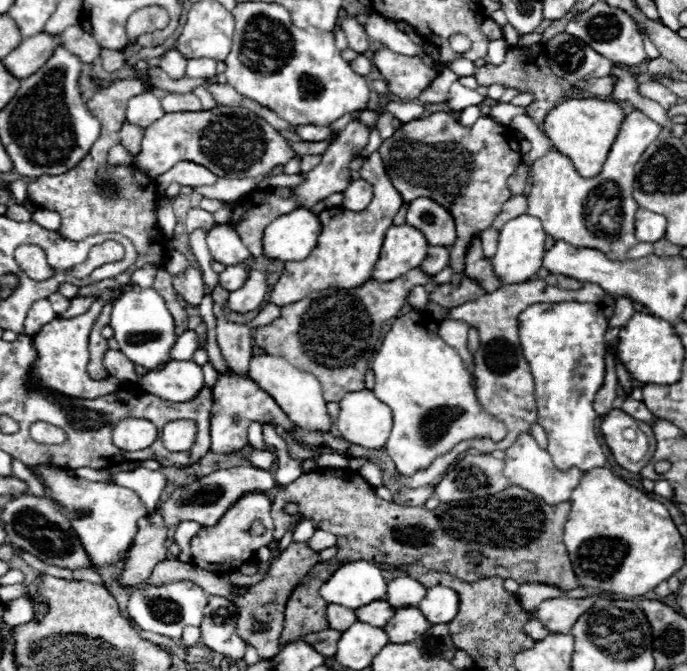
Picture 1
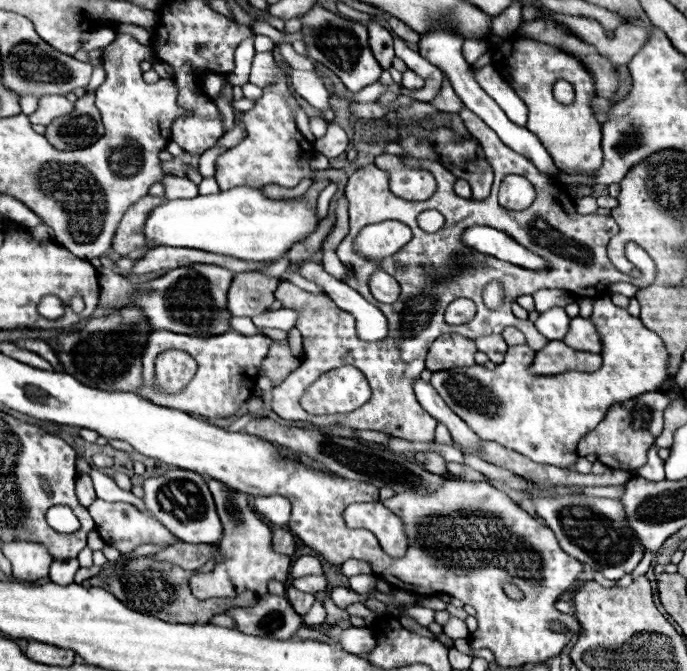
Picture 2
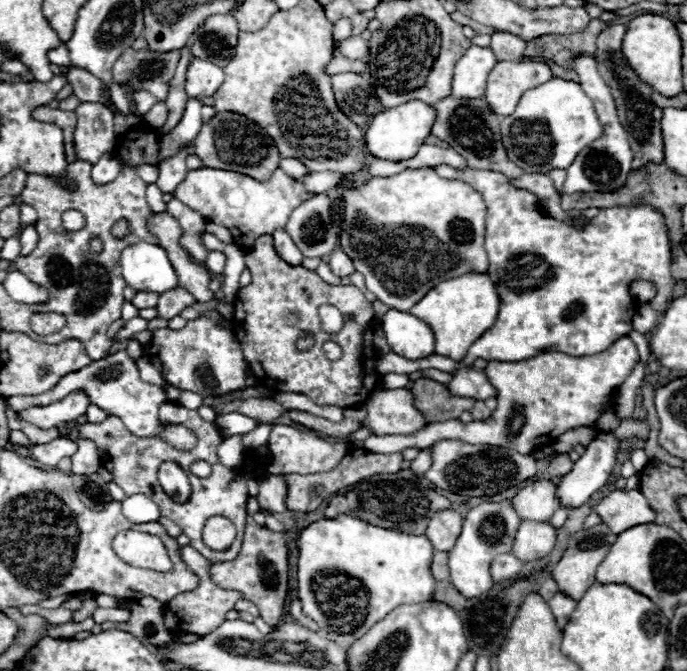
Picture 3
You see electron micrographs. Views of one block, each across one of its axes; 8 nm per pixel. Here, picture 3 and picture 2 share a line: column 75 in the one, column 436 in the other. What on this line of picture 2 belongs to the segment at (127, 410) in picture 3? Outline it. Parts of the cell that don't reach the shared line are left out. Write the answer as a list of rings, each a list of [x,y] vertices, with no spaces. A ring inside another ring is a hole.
[[[600,298],[594,302],[592,310],[592,324],[596,326],[602,342],[602,366],[596,372],[578,372],[568,370],[564,374],[552,376],[536,376],[528,372],[532,366],[536,352],[528,346],[508,347],[506,360],[498,364],[494,370],[486,370],[484,366],[470,366],[470,368],[454,368],[454,370],[440,370],[432,374],[432,386],[444,398],[444,402],[464,420],[482,440],[492,440],[502,444],[504,448],[516,450],[526,458],[538,464],[552,464],[558,468],[572,468],[578,460],[576,444],[578,440],[594,430],[598,422],[604,418],[606,410],[612,404],[626,402],[636,398],[644,392],[658,390],[662,382],[668,378],[668,352],[658,334],[648,330],[640,318],[630,316],[624,308],[618,308],[610,302],[610,298]]]

